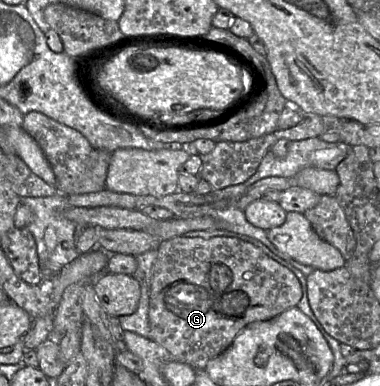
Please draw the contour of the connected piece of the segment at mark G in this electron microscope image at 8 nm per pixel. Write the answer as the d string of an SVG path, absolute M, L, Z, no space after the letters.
M177 236L161 242L157 249L157 257L152 268L149 295L149 323L152 331L152 340L166 348L177 361L189 364L195 370L204 370L207 363L223 353L248 324L261 320L269 320L291 307L297 307L302 298L302 294L302 286L296 275L251 243L234 237L212 237L205 239L200 237Z

